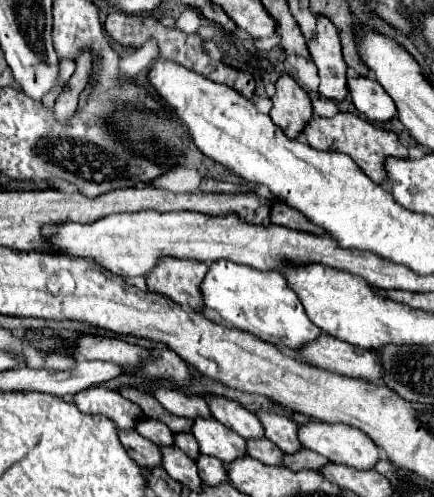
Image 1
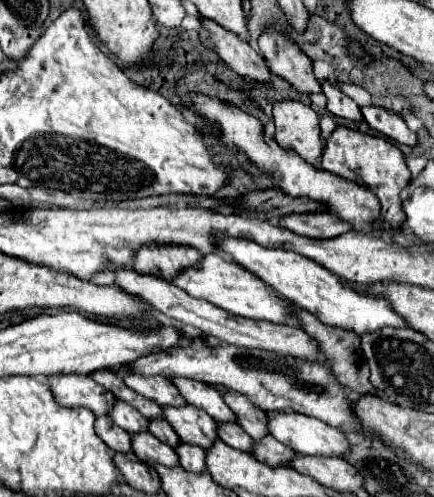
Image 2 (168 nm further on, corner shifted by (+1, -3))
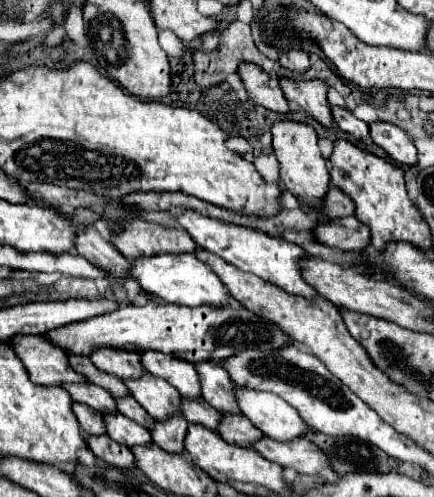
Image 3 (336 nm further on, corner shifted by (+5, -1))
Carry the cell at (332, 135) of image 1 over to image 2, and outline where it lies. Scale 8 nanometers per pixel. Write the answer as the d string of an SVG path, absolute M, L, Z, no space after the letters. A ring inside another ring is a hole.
M337 127L333 135L327 139L323 157L321 157L321 167L325 171L331 171L339 175L341 179L349 179L357 185L369 187L381 203L381 219L389 223L389 227L403 227L405 225L405 213L401 211L401 191L407 187L411 173L405 165L403 153L391 145L389 141L381 137L369 137L359 131L347 129L347 127Z

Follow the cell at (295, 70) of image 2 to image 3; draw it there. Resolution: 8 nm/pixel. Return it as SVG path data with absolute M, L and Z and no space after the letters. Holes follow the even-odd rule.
M281 77L279 85L285 93L287 99L295 101L299 107L309 111L321 125L331 127L333 117L329 113L329 103L327 103L327 83L321 79L309 79L309 81L295 81Z

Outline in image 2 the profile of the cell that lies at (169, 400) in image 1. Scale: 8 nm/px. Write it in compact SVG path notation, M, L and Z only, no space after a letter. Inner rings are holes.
M127 371L123 381L129 389L137 391L139 395L145 395L147 399L155 401L161 407L167 407L167 405L181 407L181 405L185 405L185 399L177 391L177 387L173 387L171 381L165 379L163 375L145 377L145 375L137 375L135 371Z

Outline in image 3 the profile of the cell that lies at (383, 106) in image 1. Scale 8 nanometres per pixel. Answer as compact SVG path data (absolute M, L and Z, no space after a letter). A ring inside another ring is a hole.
M375 121L369 123L369 131L371 131L371 139L379 147L383 147L397 163L401 165L417 163L417 147L413 145L413 141L403 129L387 121Z

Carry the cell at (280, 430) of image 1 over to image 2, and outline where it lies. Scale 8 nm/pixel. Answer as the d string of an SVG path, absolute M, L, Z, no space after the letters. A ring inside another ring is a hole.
M227 391L223 399L229 405L229 409L233 409L233 413L237 415L237 425L241 425L253 439L263 439L269 433L265 411L255 407L245 395Z

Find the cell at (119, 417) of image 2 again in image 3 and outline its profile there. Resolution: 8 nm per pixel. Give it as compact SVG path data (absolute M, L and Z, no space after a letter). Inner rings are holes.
M69 385L69 395L73 397L73 401L87 403L99 413L117 413L115 397L107 389L101 389L97 385Z

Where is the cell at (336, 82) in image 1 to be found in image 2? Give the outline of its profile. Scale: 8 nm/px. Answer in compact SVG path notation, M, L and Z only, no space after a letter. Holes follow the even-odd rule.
M323 83L323 93L327 97L327 111L331 115L351 119L351 121L361 121L363 119L359 105L353 99L349 99L343 91L339 91L337 85Z

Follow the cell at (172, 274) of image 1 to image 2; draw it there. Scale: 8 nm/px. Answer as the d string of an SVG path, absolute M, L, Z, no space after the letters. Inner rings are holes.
M153 243L153 247L141 247L141 251L137 251L133 269L169 281L181 269L195 265L201 257L195 247L157 247L157 243Z

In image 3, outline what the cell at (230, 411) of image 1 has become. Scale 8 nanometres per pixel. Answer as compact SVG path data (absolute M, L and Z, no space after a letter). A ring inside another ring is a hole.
M161 351L141 353L141 361L145 361L145 369L149 369L151 375L169 381L185 399L201 399L201 383L193 363L169 357Z

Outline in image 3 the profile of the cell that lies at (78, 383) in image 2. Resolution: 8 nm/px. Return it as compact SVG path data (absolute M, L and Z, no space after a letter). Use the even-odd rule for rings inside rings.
M17 335L9 339L15 353L29 369L31 381L43 387L63 387L69 383L89 383L89 379L71 369L67 355L41 335Z

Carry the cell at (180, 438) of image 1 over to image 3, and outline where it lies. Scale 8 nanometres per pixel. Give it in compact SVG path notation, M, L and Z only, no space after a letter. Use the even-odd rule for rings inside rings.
M125 397L125 399L117 399L117 407L125 417L131 417L133 421L137 421L139 425L143 425L145 429L153 429L155 421L153 417L149 417L149 413L133 399L133 397Z

